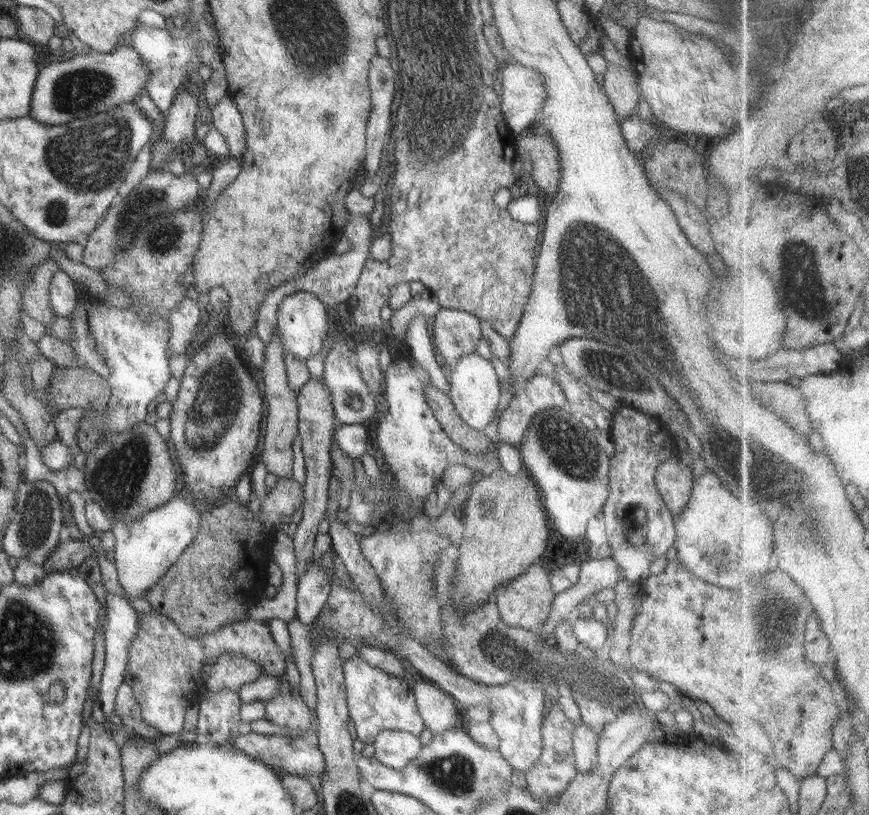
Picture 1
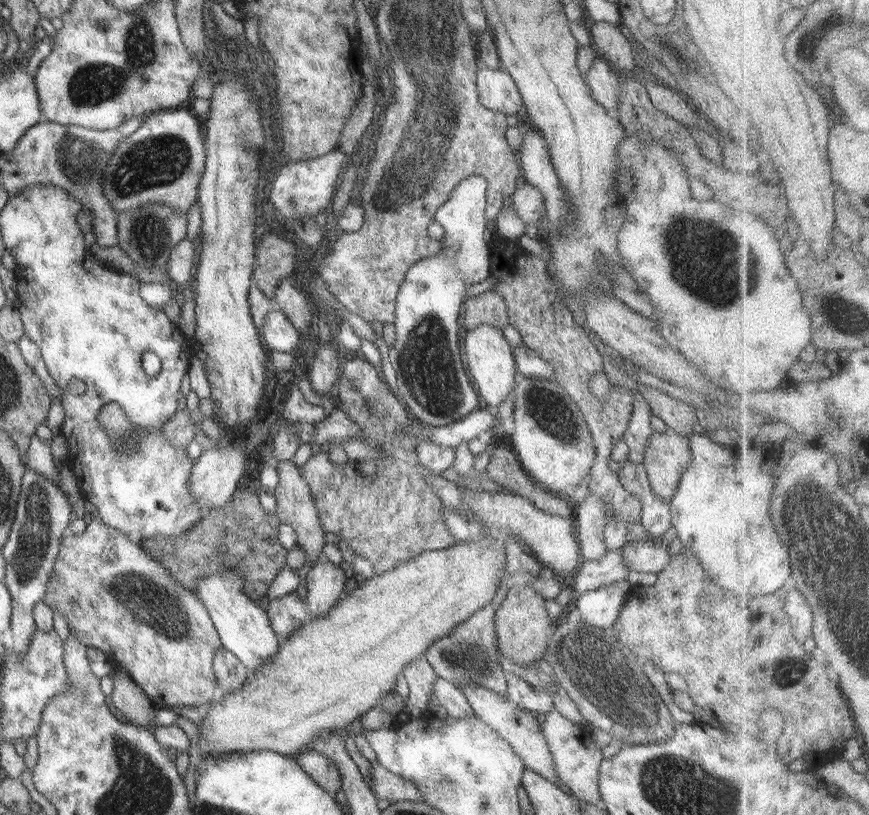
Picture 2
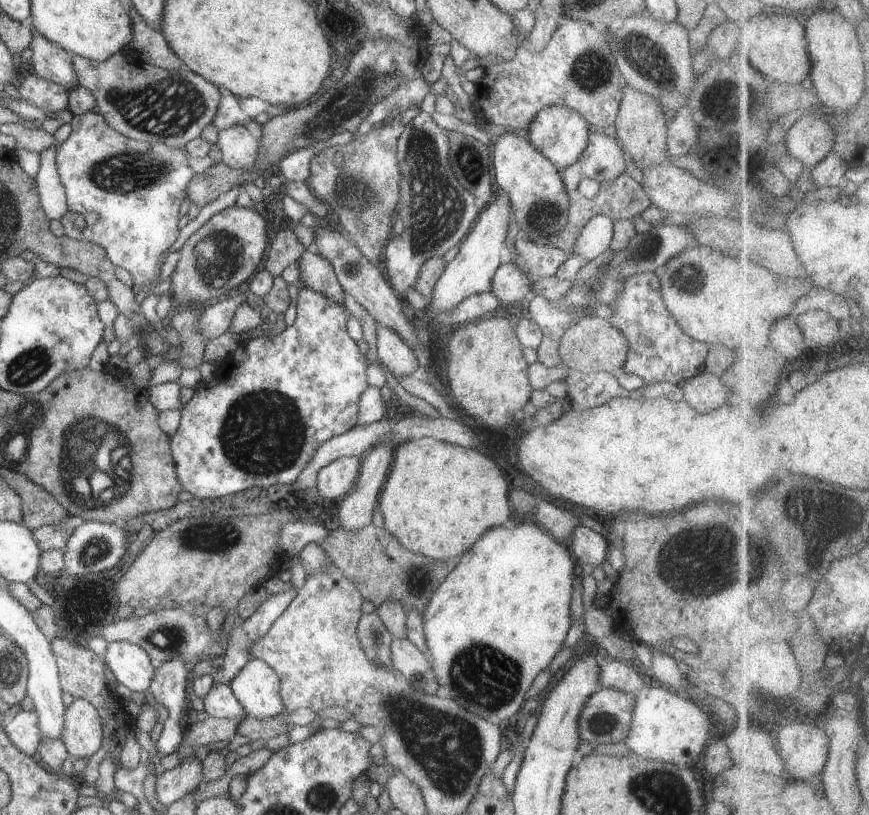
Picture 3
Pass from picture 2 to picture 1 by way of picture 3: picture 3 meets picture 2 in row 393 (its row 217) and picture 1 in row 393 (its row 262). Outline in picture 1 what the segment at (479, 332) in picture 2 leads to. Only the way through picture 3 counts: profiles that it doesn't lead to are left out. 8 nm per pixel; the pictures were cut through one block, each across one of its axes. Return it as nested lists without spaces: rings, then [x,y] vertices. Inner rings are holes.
[[[477,352],[466,354],[447,369],[447,379],[450,385],[449,397],[460,418],[473,430],[486,432],[496,419],[502,390],[492,363]]]

